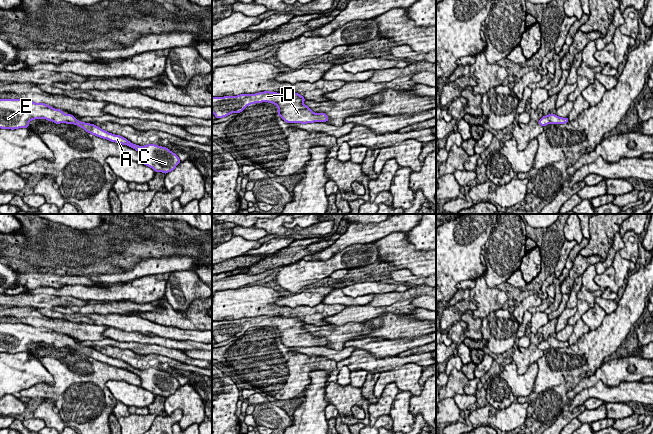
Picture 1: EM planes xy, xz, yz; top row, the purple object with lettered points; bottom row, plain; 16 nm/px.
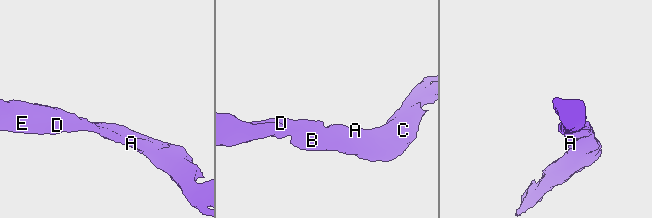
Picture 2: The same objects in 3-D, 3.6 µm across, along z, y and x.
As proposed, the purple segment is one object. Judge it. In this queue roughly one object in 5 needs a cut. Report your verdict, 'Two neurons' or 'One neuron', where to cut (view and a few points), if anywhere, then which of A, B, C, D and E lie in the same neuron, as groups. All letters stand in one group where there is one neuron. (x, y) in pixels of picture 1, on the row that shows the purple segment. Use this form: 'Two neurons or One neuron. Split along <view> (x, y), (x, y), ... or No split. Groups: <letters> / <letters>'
One neuron. No split. Groups: A B C D E

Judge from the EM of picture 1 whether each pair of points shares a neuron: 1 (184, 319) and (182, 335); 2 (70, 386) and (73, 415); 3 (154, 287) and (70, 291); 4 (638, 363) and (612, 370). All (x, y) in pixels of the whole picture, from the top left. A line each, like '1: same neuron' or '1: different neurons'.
1: different neurons
2: same neuron
3: same neuron
4: same neuron

